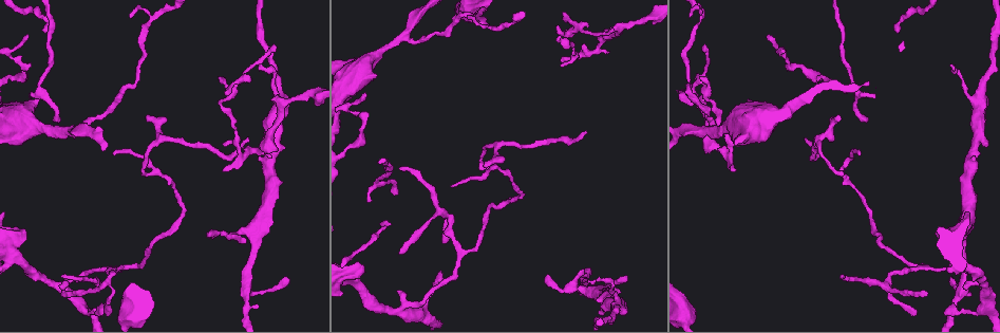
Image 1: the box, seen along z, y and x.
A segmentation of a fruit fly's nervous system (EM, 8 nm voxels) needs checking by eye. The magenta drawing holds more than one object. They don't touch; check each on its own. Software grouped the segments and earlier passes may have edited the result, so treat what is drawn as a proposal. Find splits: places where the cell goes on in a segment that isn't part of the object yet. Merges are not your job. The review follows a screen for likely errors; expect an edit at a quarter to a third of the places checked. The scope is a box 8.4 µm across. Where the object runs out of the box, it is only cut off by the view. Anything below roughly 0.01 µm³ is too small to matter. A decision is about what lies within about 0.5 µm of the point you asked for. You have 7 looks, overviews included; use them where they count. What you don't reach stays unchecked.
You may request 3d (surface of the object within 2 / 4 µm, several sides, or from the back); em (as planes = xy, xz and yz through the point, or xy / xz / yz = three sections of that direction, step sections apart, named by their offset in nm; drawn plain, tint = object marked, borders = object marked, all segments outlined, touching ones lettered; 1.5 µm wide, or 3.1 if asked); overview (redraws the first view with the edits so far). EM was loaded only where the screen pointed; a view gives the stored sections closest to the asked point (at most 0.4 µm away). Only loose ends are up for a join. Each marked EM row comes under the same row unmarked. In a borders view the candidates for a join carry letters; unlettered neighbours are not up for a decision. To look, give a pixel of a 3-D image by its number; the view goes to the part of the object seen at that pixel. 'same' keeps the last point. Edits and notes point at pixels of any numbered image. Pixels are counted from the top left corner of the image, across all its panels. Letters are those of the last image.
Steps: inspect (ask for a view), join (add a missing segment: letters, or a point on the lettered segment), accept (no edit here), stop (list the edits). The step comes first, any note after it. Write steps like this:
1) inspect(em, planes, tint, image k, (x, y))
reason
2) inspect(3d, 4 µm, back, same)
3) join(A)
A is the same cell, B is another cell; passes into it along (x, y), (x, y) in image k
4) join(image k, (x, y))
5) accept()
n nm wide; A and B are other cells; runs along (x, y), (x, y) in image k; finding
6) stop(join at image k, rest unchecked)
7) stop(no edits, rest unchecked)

inspect(3d, 4 µm, back, image 1, (966, 287))
an open end

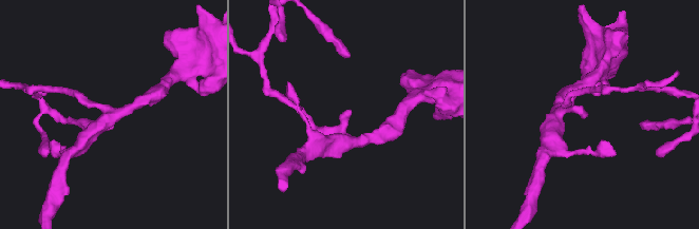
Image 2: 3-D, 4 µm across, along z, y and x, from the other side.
inspect(em, planes, borders, image 2, (585, 117))
3 arms

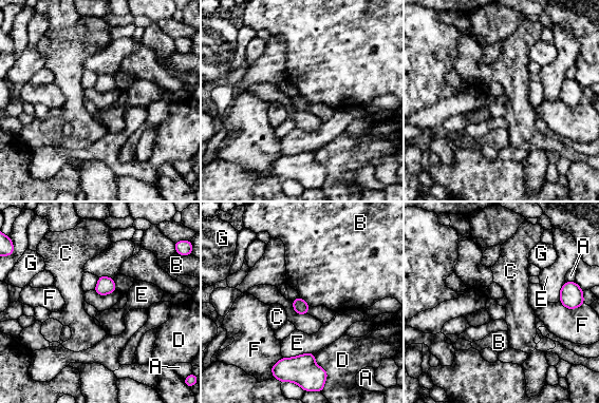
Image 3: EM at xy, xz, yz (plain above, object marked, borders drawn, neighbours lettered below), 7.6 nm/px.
accept()
A, B, C, D, E, F and G are other cells; border along (300, 296), (310, 305) in image 3; no lettered segment goes on from it

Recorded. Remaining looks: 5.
inspect(3d, 2 µm, image 1, (402, 169))
branch stops here

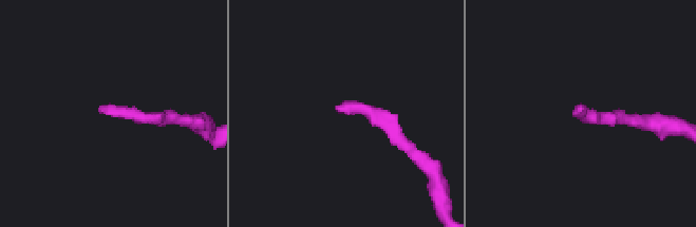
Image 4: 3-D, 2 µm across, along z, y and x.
inspect(em, yz, step 8, tint, image 4, (578, 107))

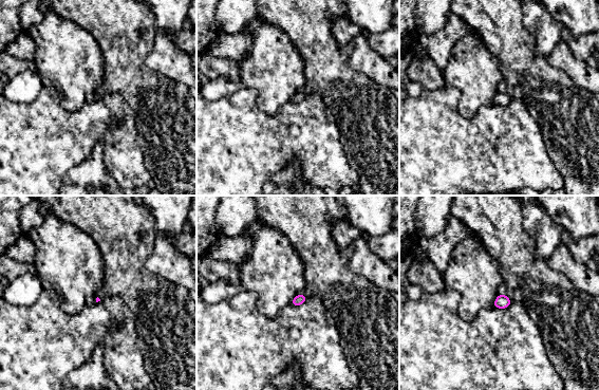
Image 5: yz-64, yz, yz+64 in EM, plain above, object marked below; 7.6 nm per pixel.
inspect(em, planes, borders, same)
cut it another way

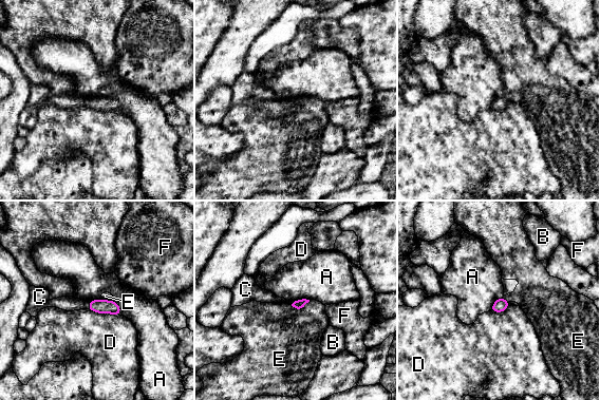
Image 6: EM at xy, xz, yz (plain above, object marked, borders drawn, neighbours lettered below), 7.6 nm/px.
join(C)
C is the same cell, A, B, D, E and F are other cells; the cell continues

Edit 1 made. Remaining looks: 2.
inspect(em, xz, step 4, tint, image 1, (209, 233))
tapers out

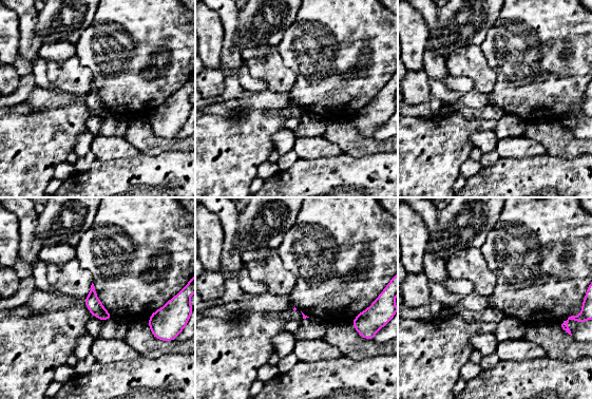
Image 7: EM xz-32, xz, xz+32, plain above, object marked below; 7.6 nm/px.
inspect(em, planes, borders, same)

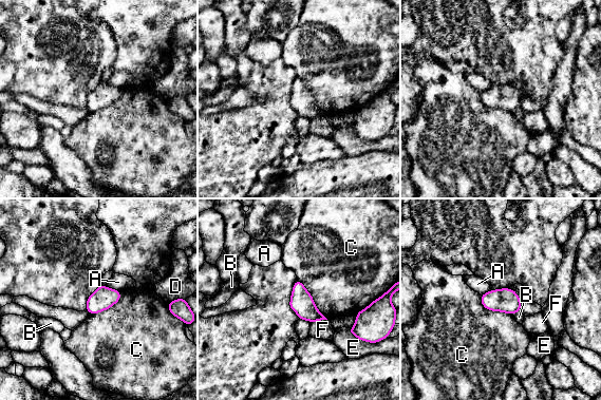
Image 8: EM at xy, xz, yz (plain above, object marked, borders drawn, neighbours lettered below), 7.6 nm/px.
accept()
170 nm wide; A, B, C, D, E and F are other cells; border along (106, 285), (120, 291) in image 8; no lettered segment goes on from it

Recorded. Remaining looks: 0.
stop(join at image 6, rest unchecked)

